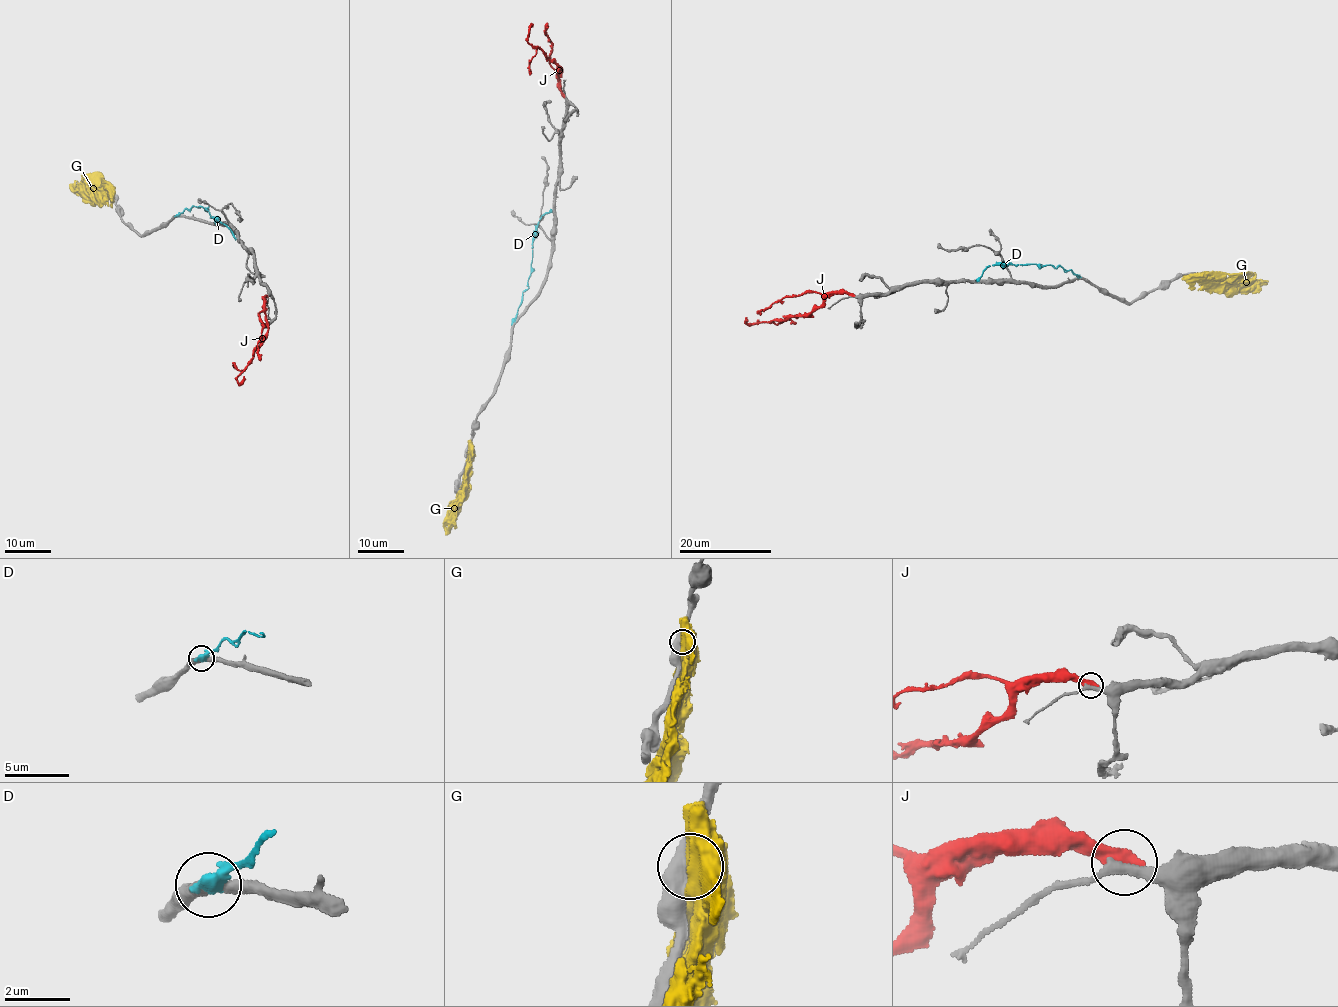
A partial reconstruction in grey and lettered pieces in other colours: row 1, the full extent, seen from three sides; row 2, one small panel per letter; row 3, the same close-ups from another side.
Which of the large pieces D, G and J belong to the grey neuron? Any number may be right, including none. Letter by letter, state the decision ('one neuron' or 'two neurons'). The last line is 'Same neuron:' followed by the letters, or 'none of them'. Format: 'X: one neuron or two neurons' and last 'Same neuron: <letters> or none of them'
D: two neurons
G: two neurons
J: one neuron
Same neuron: J

